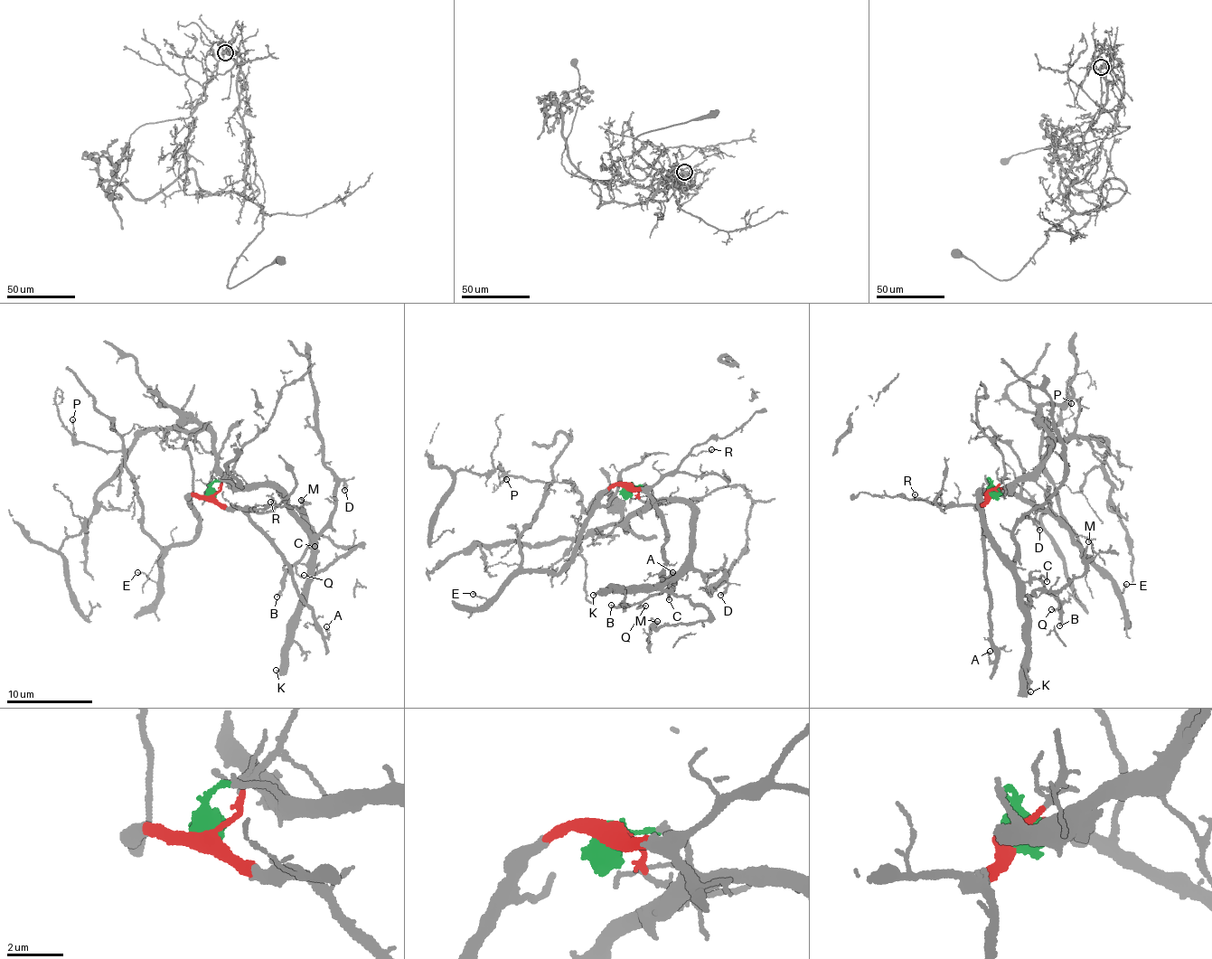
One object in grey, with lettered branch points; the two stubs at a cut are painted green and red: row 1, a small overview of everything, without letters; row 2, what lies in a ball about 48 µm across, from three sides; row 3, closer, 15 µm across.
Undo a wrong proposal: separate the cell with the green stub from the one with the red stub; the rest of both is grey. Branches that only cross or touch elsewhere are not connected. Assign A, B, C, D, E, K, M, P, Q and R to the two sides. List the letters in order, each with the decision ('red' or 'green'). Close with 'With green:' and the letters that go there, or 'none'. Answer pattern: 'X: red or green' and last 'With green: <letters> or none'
A: red
B: green
C: green
D: green
E: red
K: green
M: green
P: red
Q: green
R: red
With green: B, C, D, K, M, Q

